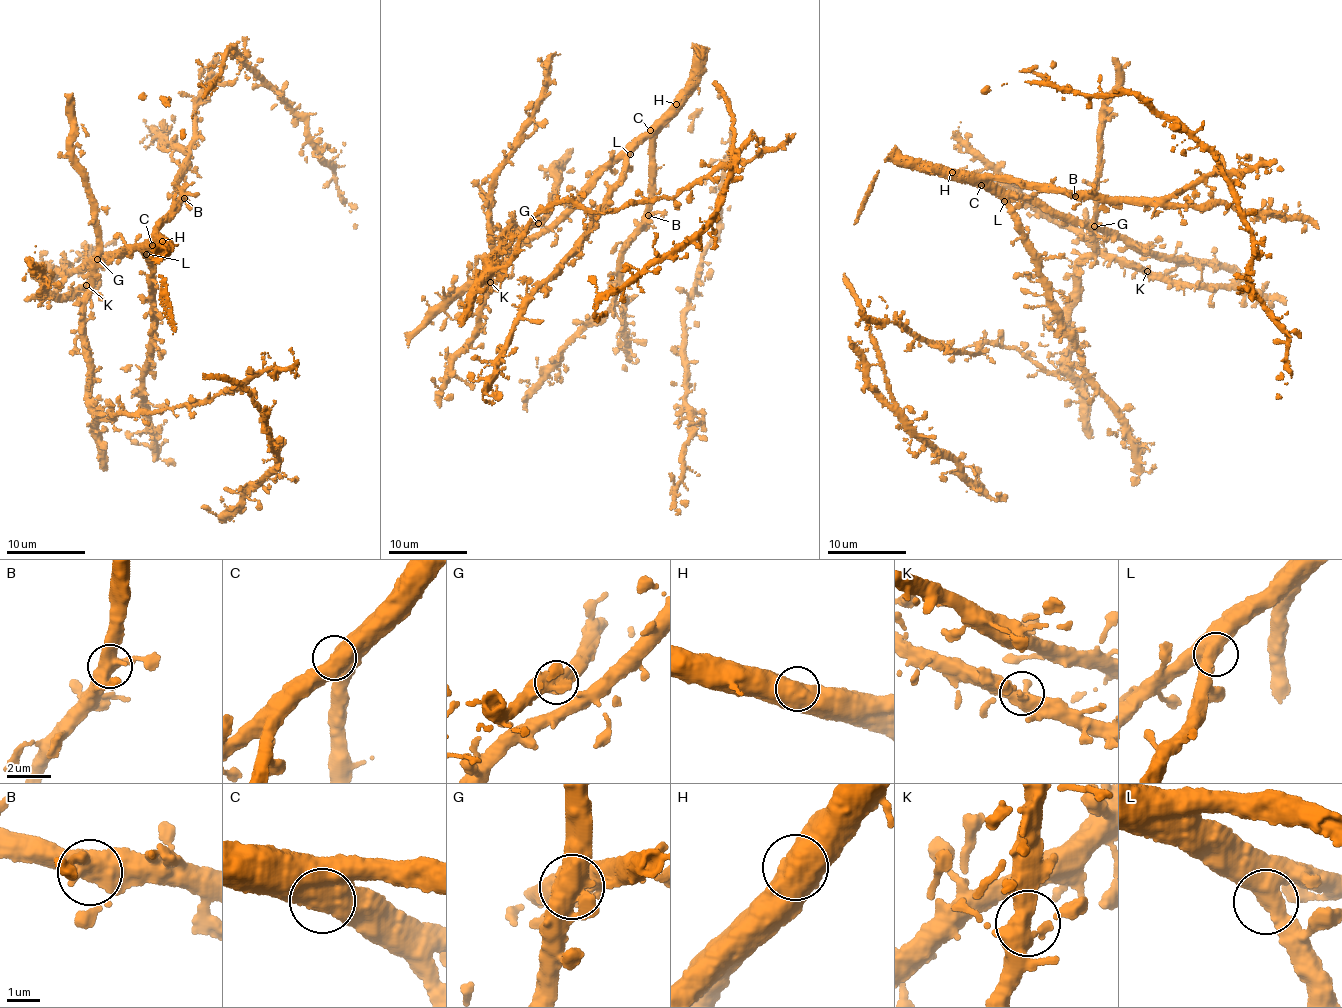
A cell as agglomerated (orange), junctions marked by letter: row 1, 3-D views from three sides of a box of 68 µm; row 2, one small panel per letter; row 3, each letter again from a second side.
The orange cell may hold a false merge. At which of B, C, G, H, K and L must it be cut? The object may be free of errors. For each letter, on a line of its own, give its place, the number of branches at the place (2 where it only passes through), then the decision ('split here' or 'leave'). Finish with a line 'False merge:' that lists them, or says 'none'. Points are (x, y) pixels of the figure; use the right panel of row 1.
B: place (1075, 196); branches 3; leave
C: place (981, 185); branches 2; leave
G: place (1094, 226); branches 3; split here
H: place (952, 172); branches 2; leave
K: place (1147, 271); branches 3; leave
L: place (1004, 201); branches 2; leave
False merge: G

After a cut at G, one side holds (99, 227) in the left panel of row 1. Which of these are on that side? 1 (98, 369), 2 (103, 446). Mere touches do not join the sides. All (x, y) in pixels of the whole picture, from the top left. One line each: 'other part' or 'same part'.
1: same part
2: same part

